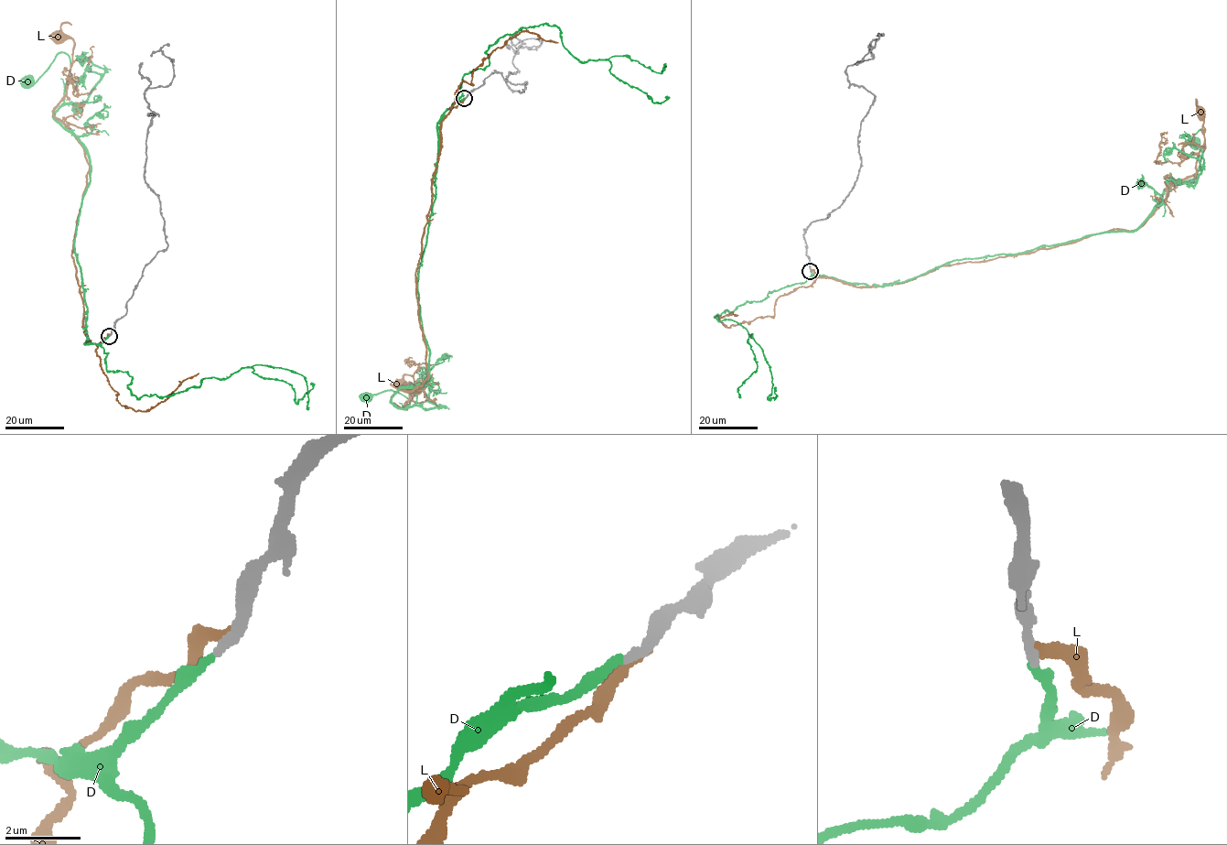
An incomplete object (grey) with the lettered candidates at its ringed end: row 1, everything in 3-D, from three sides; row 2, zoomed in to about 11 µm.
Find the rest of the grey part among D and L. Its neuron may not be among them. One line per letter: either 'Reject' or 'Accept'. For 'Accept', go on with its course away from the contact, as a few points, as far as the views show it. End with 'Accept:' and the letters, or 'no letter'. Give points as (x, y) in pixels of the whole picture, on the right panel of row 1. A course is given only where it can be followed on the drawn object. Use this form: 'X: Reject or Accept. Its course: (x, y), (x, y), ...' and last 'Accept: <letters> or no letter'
D: Accept. Its course: (810, 271), (889, 286), (956, 260), (1135, 231), (1167, 188), (1195, 178), (1203, 152), (1200, 130), (1195, 143)
L: Reject
Accept: D

